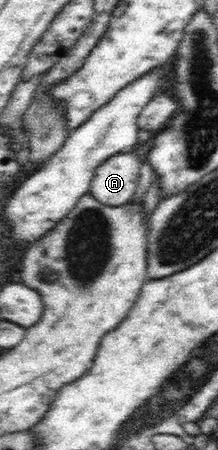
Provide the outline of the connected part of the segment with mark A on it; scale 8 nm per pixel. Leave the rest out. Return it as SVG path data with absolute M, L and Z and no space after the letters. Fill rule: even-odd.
M133 152L111 156L94 173L88 193L111 209L128 204L135 195L141 165L142 157Z

